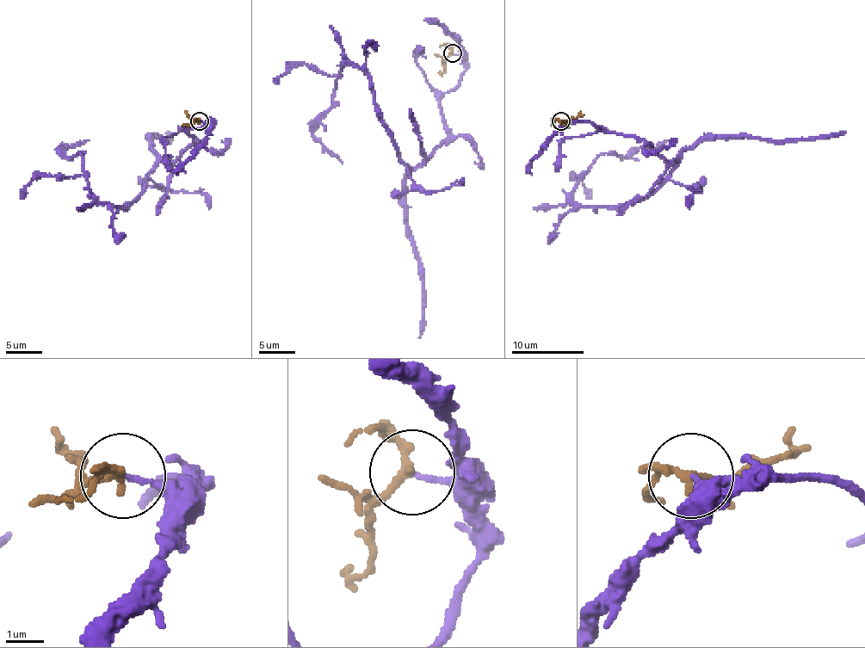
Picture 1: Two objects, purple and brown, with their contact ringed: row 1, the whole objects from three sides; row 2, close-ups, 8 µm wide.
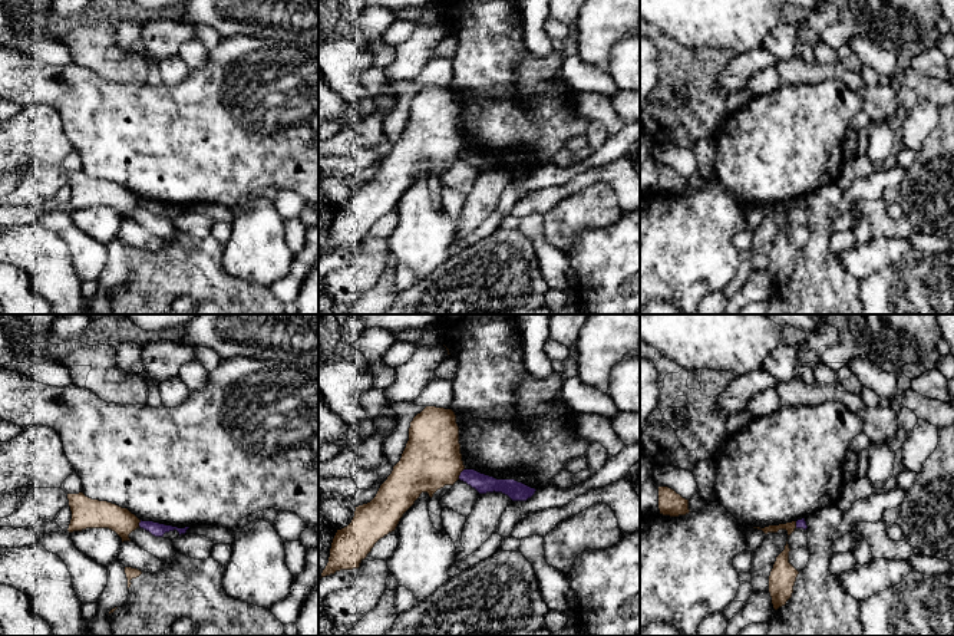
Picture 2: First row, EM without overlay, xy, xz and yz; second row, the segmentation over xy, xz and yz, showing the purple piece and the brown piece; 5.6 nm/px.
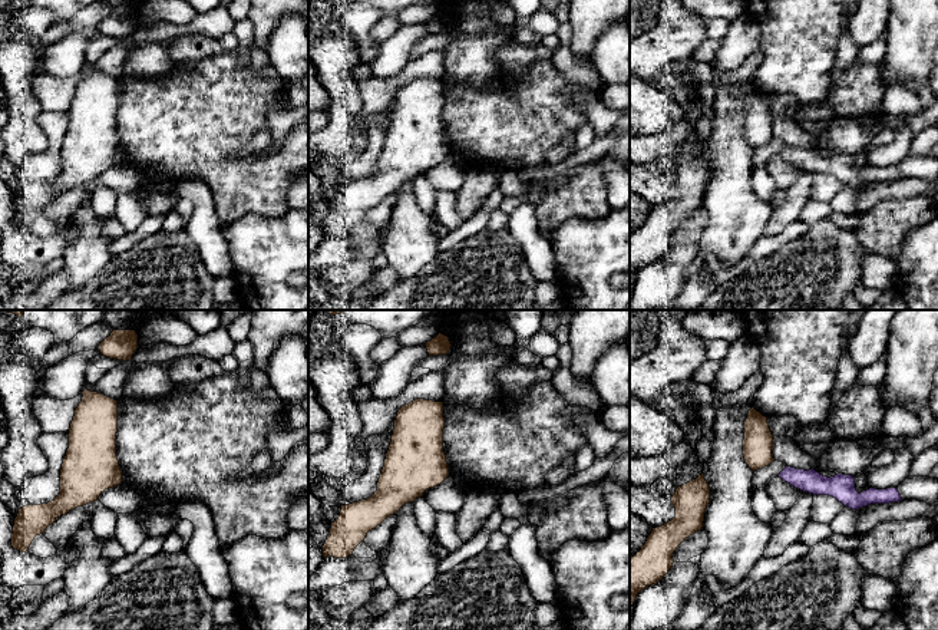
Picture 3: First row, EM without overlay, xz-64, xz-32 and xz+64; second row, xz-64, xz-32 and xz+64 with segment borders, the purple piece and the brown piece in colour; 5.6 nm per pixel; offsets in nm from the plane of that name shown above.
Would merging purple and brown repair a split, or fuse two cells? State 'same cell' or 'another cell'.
another cell

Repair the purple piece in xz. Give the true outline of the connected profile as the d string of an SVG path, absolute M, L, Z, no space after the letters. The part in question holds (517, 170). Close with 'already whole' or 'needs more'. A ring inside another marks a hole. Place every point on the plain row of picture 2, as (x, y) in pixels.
M463 148L459 158L475 167L479 172L502 171L512 179L526 179L537 169L515 158L496 158L475 148Z | already whole

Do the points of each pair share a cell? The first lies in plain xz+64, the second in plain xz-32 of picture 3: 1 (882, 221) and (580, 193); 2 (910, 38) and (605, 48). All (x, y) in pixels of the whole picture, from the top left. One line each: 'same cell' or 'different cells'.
1: same cell
2: different cells

